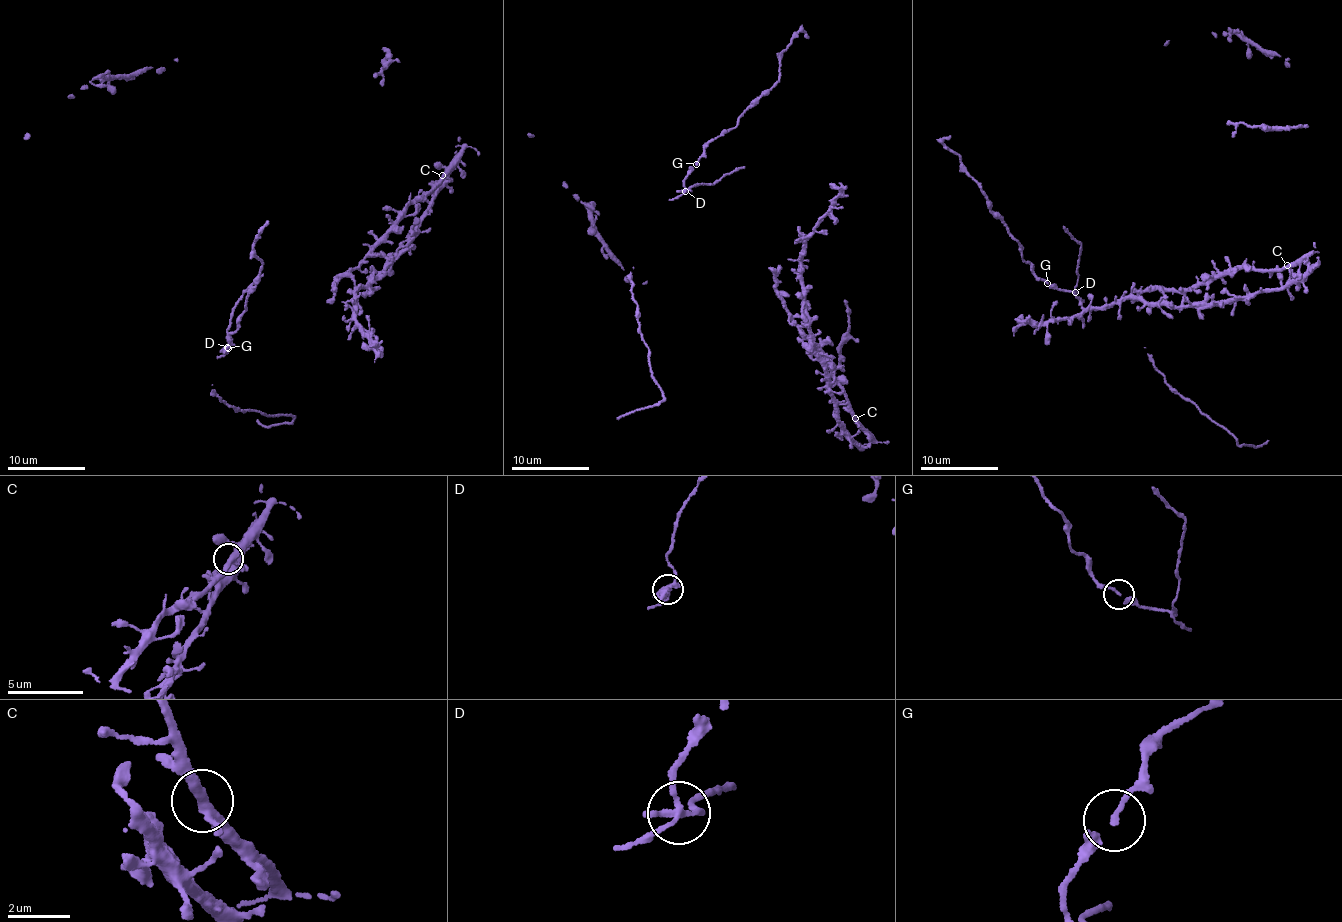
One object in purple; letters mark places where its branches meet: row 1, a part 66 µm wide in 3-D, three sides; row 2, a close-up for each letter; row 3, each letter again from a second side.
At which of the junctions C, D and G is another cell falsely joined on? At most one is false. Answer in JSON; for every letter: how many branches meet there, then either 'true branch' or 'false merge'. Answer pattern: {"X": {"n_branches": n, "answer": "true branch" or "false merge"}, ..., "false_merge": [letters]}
{"C": {"n_branches": 3, "answer": "true branch"}, "D": {"n_branches": 3, "answer": "false merge"}, "G": {"n_branches": 3, "answer": "true branch"}, "false_merge": ["D"]}

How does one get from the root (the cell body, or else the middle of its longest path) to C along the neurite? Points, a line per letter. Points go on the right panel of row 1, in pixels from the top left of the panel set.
C: (1208, 304), (1246, 299), (1262, 291), (1287, 287), (1300, 278), (1292, 275), (1287, 265)

